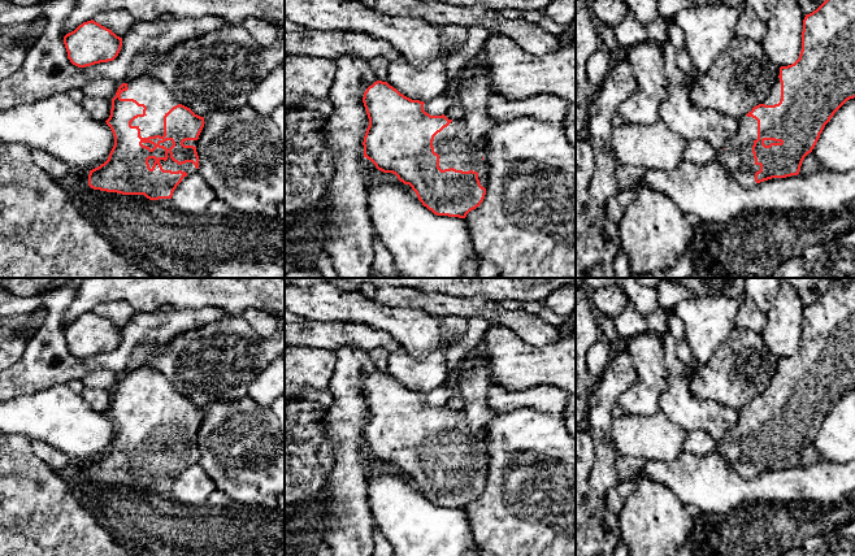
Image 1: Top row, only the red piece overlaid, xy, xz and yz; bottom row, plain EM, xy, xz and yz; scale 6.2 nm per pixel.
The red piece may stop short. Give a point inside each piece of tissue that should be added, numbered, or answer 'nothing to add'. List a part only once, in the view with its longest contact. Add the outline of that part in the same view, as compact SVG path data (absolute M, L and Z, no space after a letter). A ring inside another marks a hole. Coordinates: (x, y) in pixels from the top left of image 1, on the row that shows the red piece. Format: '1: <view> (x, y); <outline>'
nothing to add

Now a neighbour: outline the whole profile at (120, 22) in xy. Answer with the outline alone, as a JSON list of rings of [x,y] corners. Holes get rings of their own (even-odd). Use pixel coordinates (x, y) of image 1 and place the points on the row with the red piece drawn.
[[[121,9],[101,12],[94,18],[94,21],[109,29],[120,38],[123,38],[126,34],[129,34],[136,23],[130,13]]]

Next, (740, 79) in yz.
[[[734,36],[729,48],[719,56],[706,74],[698,74],[690,88],[690,100],[702,109],[741,118],[761,104],[780,75],[780,68],[763,51],[761,43]]]

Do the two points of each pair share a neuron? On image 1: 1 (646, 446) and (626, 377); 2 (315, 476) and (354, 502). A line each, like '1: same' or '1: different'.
1: different
2: different

